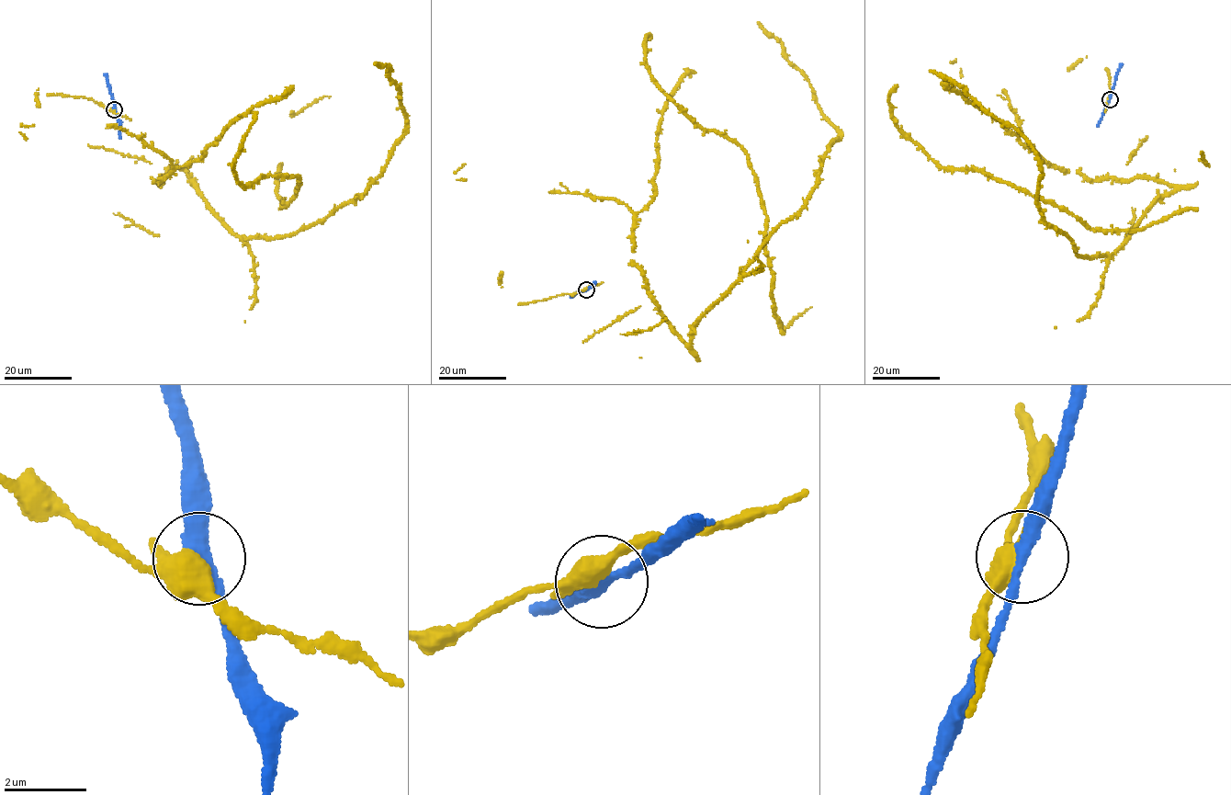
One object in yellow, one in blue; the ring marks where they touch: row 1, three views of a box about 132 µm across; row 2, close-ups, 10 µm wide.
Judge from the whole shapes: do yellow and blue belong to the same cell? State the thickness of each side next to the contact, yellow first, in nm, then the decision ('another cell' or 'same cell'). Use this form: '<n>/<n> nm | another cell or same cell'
380/320 nm | another cell

